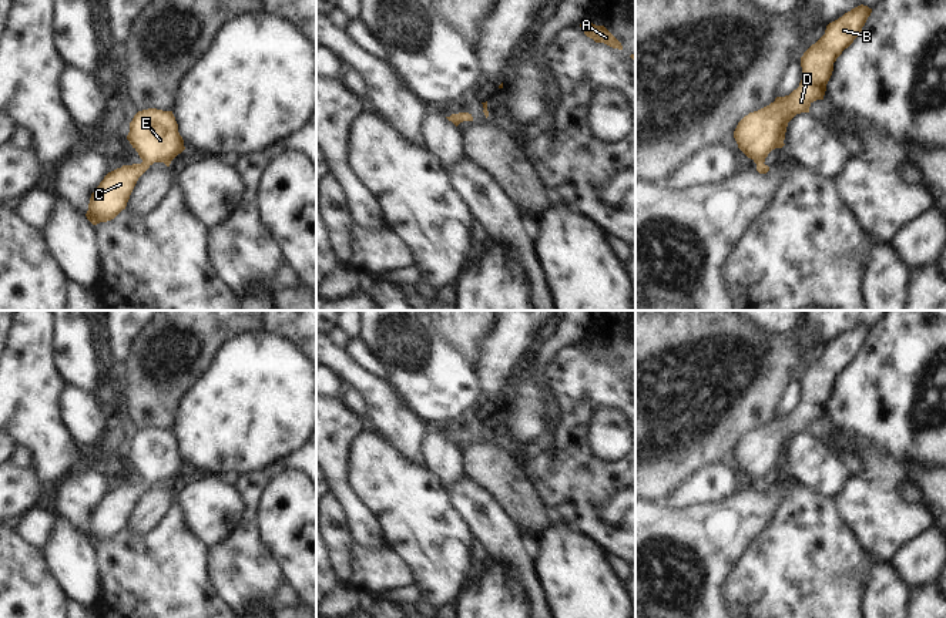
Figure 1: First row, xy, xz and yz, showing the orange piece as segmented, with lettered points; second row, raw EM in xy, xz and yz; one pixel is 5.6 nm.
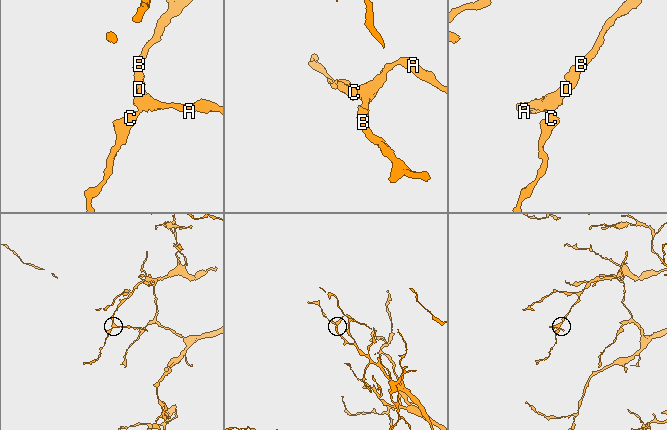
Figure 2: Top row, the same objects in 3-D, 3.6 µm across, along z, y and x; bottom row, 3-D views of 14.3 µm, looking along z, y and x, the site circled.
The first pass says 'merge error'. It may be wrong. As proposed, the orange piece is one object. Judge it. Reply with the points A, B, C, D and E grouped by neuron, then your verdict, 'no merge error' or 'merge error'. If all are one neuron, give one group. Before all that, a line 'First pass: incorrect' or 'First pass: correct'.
First pass: incorrect
A B C D E; no merge error

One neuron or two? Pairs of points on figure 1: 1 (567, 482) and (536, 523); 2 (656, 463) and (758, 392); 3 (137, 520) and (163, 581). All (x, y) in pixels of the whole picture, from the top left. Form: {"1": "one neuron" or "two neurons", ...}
{"1": "two neurons", "2": "one neuron", "3": "two neurons"}

